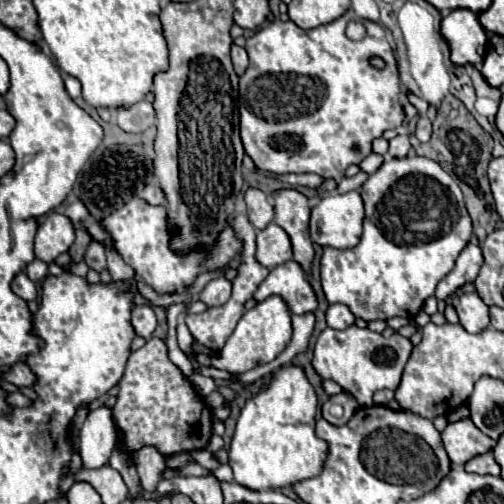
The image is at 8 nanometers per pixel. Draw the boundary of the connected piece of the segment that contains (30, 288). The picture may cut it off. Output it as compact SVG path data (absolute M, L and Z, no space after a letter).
M18 273L12 281L12 291L22 297L24 301L34 301L38 297L38 291L36 291L36 285L26 277L26 273Z

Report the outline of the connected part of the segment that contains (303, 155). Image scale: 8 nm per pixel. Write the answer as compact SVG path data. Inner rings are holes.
M346 11L342 17L338 17L336 21L328 23L328 25L320 25L316 29L300 29L298 25L294 25L292 21L272 21L268 25L264 25L258 33L254 33L248 41L246 41L246 51L250 57L250 65L246 69L246 73L240 77L240 137L244 143L246 153L252 157L252 161L256 163L256 167L260 171L268 171L268 173L276 173L276 175L286 175L286 173L318 173L324 179L336 179L340 181L344 175L344 169L352 163L360 163L366 155L372 153L372 141L376 137L380 137L386 129L394 129L400 127L402 119L404 119L404 111L402 111L402 93L400 93L400 77L398 77L398 65L396 65L396 57L394 51L386 39L386 31L368 21L368 19L358 19L352 11ZM350 21L360 21L366 27L366 37L360 41L352 41L346 37L346 25ZM372 57L382 57L386 61L384 69L374 69L370 59Z

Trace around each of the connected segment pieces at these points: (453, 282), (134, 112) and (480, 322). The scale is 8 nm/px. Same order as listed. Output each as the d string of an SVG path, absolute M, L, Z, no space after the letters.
M468 243L468 247L460 253L456 267L438 283L436 287L436 297L438 299L446 299L450 297L458 287L462 287L464 283L472 283L478 275L482 267L482 251L478 247L478 243Z
M138 101L138 105L116 109L116 123L128 133L142 133L144 129L154 125L154 121L154 109L148 101Z
M462 293L460 297L456 297L454 307L458 311L460 325L468 333L478 333L488 327L488 305L478 297L478 293Z

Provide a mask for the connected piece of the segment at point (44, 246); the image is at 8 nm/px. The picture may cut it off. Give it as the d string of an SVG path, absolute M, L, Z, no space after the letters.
M48 213L38 227L38 233L34 239L34 255L40 261L50 263L60 253L68 251L72 243L74 243L72 221L60 213Z

